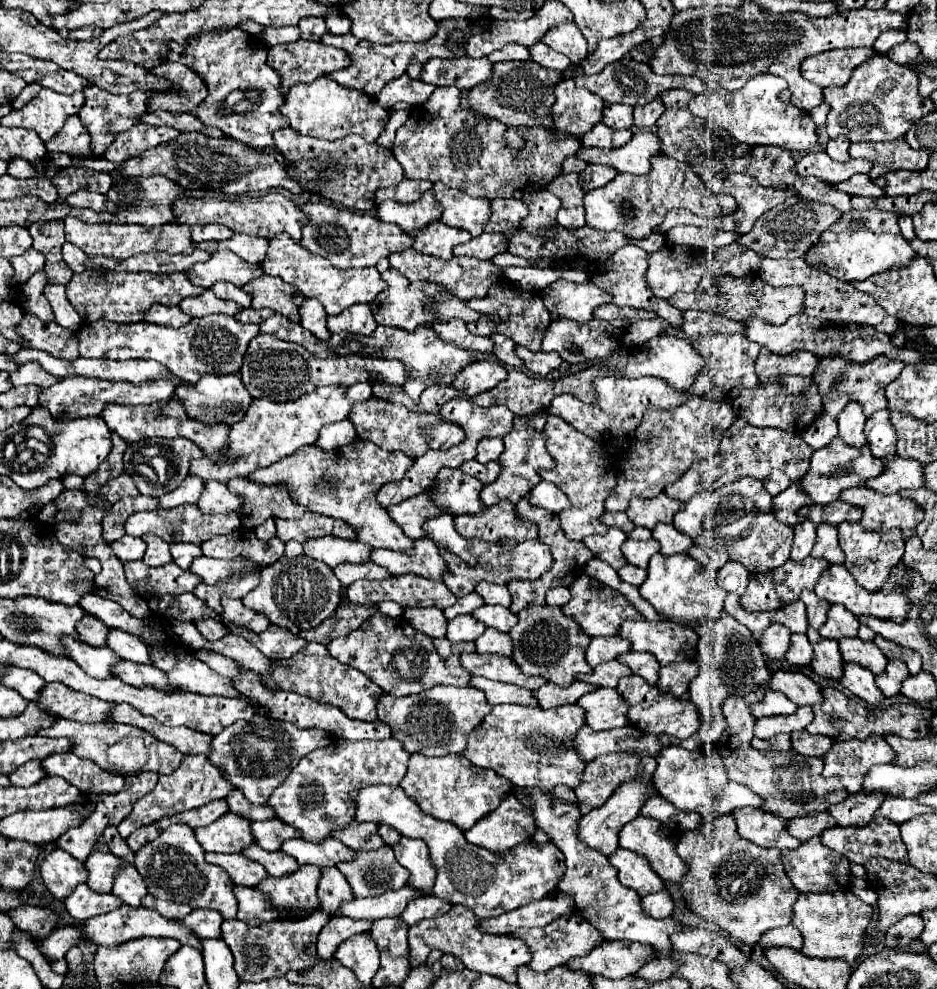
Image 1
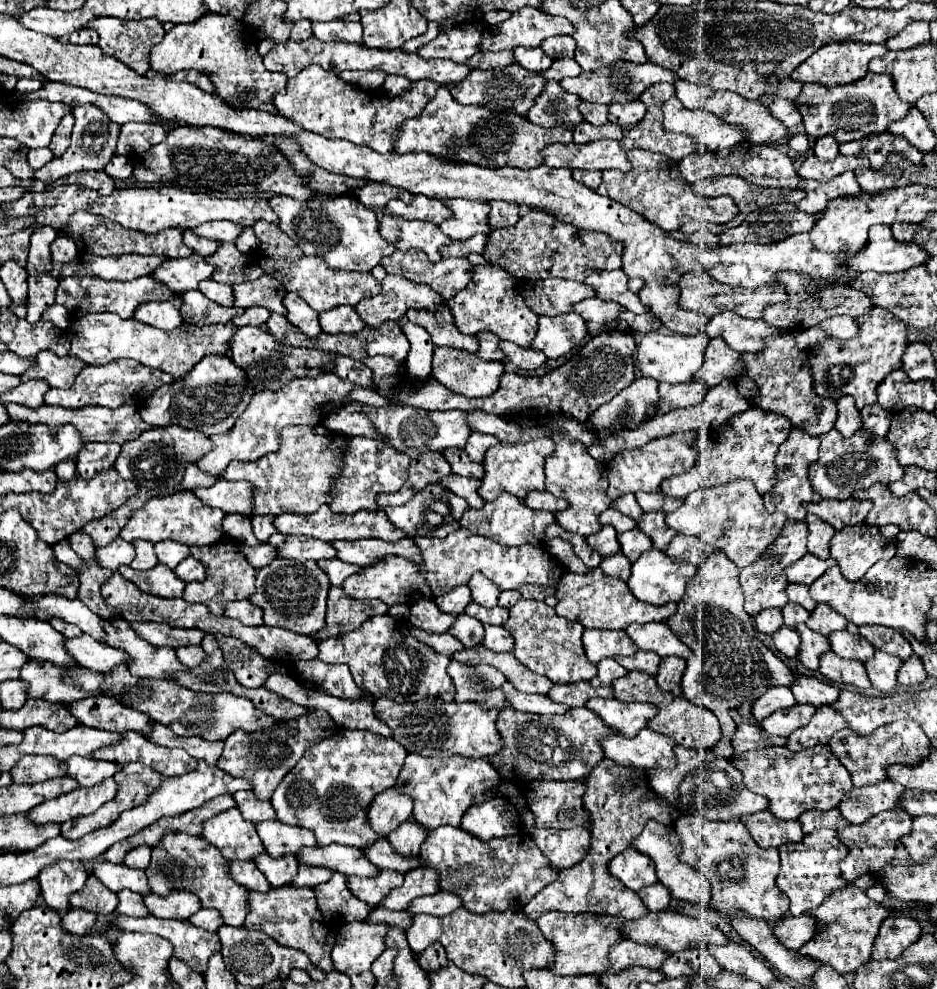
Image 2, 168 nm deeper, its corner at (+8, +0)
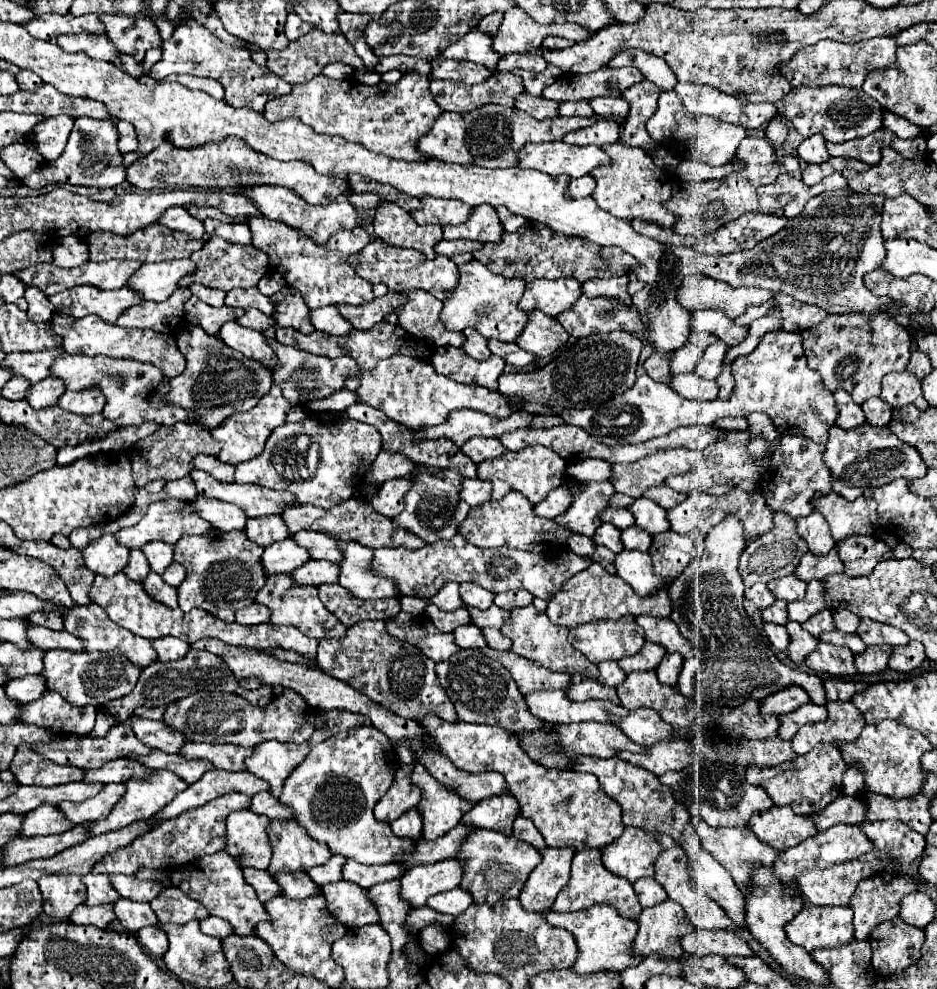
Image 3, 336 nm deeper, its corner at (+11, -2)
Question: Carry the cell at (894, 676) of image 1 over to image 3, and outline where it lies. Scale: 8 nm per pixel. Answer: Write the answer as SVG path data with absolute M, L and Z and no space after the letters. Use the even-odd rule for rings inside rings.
M875 645L867 647L865 653L855 655L855 667L859 675L881 675L889 667L893 647L887 645Z

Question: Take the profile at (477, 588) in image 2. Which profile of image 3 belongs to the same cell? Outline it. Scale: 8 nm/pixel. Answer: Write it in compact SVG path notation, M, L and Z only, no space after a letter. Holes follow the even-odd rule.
M463 583L459 593L461 593L465 605L477 607L477 609L489 609L493 605L493 597L495 597L491 591L483 589L477 583Z

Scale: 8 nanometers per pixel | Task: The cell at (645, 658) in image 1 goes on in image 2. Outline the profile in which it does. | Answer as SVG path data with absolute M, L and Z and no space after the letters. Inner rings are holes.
M638 651L636 655L632 655L632 657L622 657L622 655L618 655L618 657L614 657L624 669L628 669L628 671L644 671L644 673L648 673L648 675L656 675L656 671L658 671L658 665L660 665L660 657L654 653L654 651Z

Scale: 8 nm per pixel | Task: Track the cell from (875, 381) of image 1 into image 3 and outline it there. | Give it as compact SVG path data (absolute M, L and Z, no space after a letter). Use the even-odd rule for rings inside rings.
M829 315L823 323L809 327L803 335L803 349L809 367L819 371L823 385L829 391L847 391L857 405L869 397L879 397L881 379L891 371L903 371L911 357L911 333L901 327L891 315Z

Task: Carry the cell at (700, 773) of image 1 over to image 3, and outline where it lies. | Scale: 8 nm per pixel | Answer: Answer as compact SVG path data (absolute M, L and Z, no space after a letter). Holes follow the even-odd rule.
M701 759L683 771L667 771L659 777L663 785L673 791L675 801L679 801L691 815L703 817L711 827L745 827L755 811L769 809L773 805L771 797L745 779L745 767Z

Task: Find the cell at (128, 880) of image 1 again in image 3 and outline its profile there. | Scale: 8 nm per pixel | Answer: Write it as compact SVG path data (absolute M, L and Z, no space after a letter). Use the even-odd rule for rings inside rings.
M121 897L115 905L115 917L121 921L121 925L129 931L139 931L141 927L147 925L155 925L157 923L157 915L153 913L153 909L149 907L149 903L137 903L131 899Z

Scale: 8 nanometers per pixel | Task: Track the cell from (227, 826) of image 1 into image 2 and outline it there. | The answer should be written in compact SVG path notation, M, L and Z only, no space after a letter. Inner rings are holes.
M232 807L230 811L224 811L206 821L202 837L208 843L216 845L230 861L252 861L254 857L266 853L256 833L256 825L246 821L238 807Z

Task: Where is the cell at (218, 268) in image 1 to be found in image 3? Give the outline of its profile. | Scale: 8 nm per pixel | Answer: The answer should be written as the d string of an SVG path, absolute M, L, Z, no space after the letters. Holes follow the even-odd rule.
M191 259L145 263L131 275L131 281L127 285L143 293L143 299L147 301L165 301L173 295L173 291L179 289L179 281L193 271L195 263Z

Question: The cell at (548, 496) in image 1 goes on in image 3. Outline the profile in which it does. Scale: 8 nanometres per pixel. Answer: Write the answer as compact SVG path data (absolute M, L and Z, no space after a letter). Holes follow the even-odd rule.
M561 485L557 489L553 489L541 503L535 505L535 515L539 517L557 517L563 515L567 511L567 507L571 505L571 491L567 489L567 485Z

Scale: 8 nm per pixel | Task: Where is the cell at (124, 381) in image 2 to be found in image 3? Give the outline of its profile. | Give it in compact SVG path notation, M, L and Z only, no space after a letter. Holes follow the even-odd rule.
M89 387L83 391L65 391L57 403L61 409L77 415L95 415L105 407L105 395L99 387Z

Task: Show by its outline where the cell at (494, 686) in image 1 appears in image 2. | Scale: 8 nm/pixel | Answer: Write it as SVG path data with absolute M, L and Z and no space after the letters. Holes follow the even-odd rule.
M506 683L502 687L506 699L510 701L510 705L516 711L526 711L526 713L568 713L572 707L568 705L558 705L554 701L550 701L550 697L546 695L530 695L530 693L522 693L518 689L514 689L514 685Z

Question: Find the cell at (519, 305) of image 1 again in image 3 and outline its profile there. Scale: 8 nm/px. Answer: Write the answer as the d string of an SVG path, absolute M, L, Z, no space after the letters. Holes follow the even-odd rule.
M471 261L459 267L459 287L443 303L441 321L449 331L463 331L467 327L477 329L487 339L499 339L503 343L513 343L527 325L527 313L517 307L525 289L525 281L507 279L487 271L479 261Z

